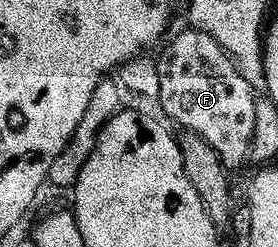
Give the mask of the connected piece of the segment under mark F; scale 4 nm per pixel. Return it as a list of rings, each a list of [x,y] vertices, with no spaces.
[[[188,29],[173,40],[157,59],[161,98],[159,106],[165,110],[166,120],[174,119],[185,131],[193,131],[225,164],[226,168],[248,164],[256,131],[255,89],[239,73],[233,58],[207,33]]]

